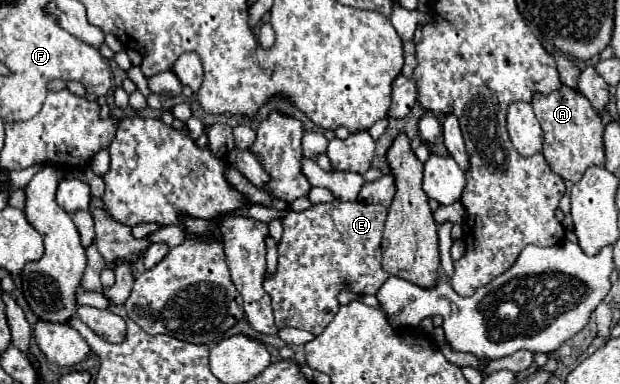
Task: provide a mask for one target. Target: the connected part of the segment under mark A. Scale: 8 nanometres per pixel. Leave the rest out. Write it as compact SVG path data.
M562 84L556 92L544 96L542 92L534 92L532 110L544 130L544 146L542 154L548 160L552 172L568 182L578 182L584 170L592 164L604 164L604 124L600 116L594 112L590 102L574 88Z

